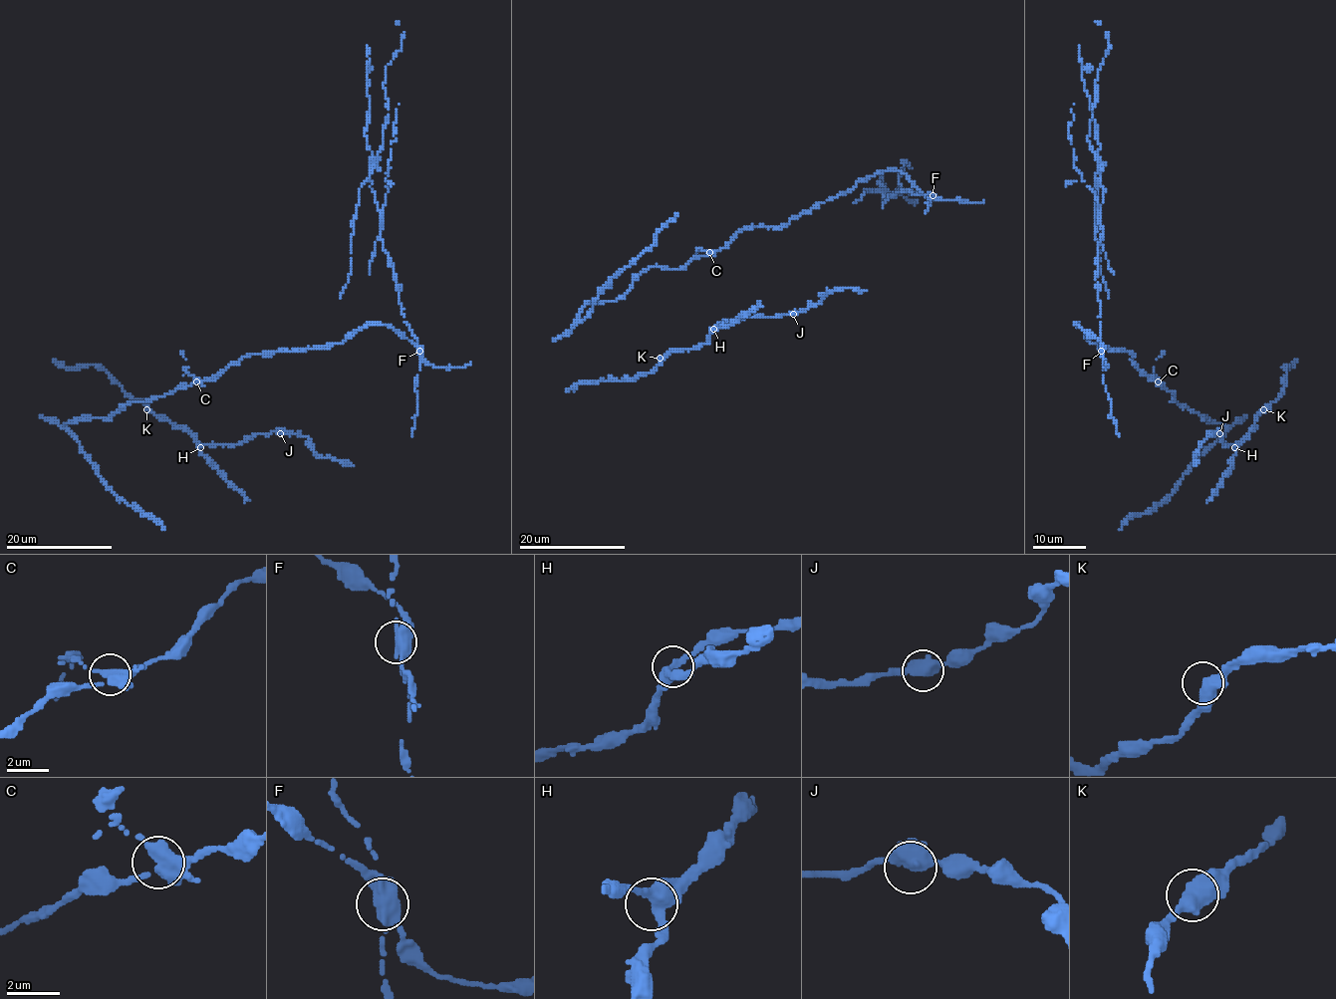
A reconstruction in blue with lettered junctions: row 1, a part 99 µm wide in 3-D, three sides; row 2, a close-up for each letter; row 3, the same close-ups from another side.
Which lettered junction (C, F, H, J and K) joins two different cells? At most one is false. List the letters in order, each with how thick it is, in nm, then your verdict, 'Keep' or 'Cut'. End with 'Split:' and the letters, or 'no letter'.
C: Thickness 400 nm. Keep
F: Thickness 400 nm. Cut
H: Thickness 400 nm. Keep
J: Thickness 400 nm. Keep
K: Thickness 360 nm. Keep
Split: F

